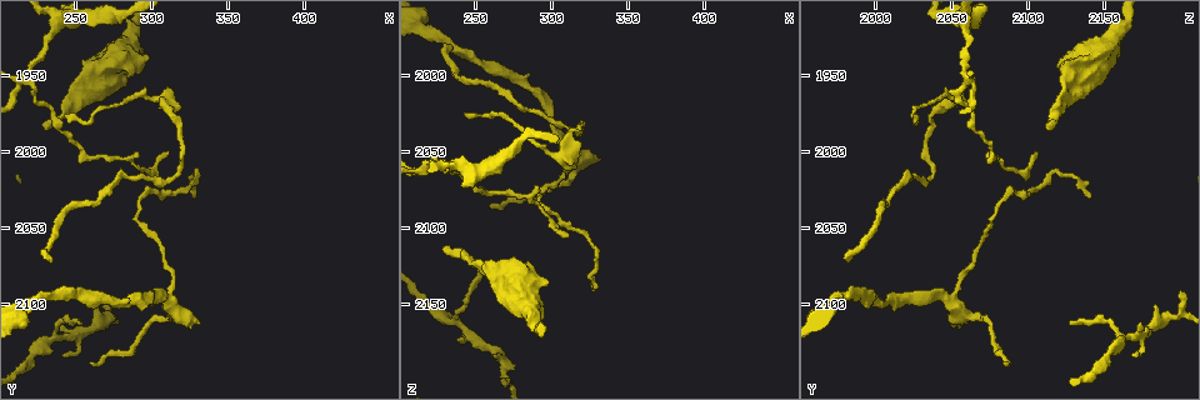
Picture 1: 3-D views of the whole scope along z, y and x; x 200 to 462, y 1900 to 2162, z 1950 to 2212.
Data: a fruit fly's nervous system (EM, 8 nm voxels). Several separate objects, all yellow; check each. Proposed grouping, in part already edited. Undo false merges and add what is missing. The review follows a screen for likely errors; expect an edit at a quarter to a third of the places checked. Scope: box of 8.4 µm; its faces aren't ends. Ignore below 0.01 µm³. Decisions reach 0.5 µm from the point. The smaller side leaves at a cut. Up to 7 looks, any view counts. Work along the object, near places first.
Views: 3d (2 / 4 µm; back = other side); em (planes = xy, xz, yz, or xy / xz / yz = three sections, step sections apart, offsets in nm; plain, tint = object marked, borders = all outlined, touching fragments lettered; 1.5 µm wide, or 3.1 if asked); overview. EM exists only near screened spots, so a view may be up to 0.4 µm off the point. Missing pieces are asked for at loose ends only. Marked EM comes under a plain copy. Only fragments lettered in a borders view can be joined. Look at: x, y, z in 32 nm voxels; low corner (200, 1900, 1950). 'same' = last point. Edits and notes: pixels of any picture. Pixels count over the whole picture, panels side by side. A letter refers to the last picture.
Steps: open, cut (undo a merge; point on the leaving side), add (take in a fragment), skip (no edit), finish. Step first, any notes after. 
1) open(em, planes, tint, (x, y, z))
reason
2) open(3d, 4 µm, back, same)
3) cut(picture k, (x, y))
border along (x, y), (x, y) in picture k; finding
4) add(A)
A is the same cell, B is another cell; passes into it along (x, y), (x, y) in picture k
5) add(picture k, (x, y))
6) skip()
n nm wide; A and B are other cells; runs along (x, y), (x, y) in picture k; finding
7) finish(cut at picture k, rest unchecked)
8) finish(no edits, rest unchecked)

open(3d, 4 µm, (230, 2070, 1980))
branch stops here

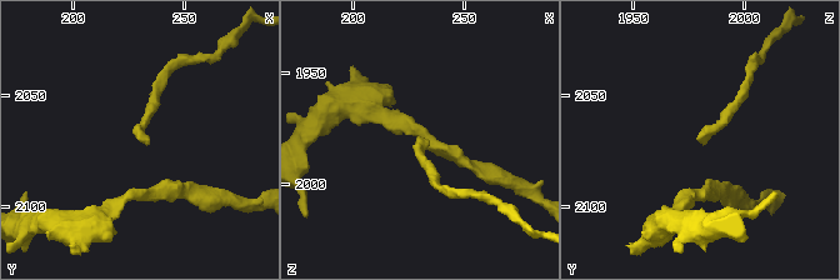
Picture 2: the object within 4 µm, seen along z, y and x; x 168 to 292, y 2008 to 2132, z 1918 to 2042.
open(em, yz, step 4, borders, (229, 2069, 1979))
need the tissue

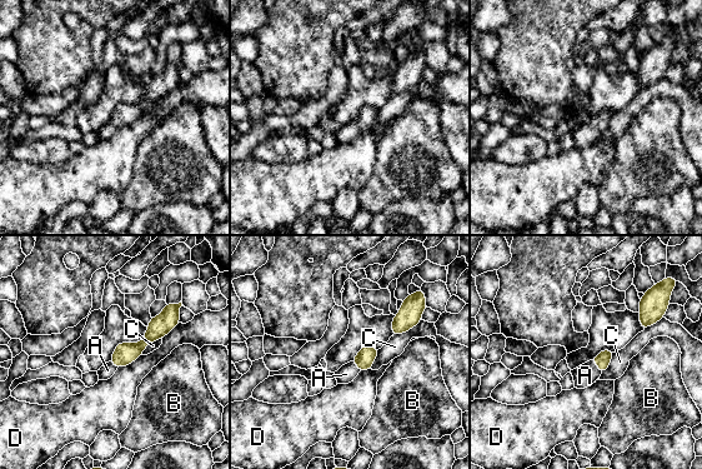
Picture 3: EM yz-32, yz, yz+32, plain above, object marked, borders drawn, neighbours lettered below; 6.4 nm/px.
open(em, xz, step 4, borders, same)

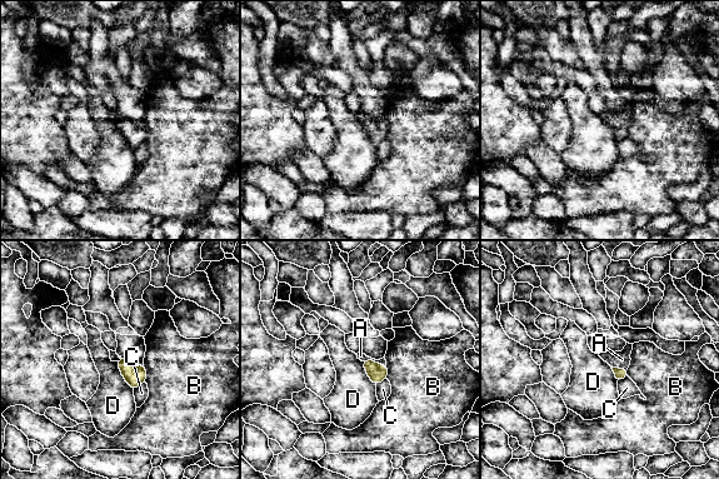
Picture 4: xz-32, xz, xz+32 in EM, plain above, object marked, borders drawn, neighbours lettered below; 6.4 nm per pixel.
add(A)
D touches over 220 nm; A is the same cell, B, C and D are other cells; passes into it along (377, 373), (373, 360), (360, 355) in picture 4; it goes on there

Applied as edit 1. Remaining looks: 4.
open(overview)

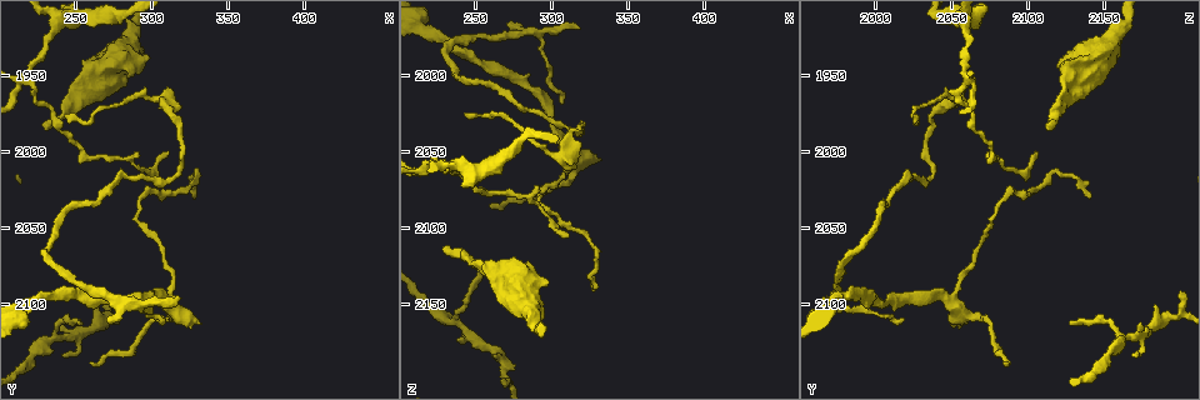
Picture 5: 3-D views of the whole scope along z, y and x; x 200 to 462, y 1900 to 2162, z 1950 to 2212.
open(3d, 4 µm, back, (316, 2096, 1970))
an open end

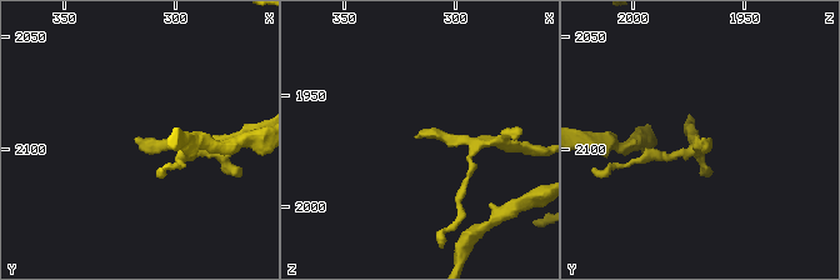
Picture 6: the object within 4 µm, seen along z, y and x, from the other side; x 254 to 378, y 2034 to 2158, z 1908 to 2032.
open(em, yz, step 4, borders, (317, 2095, 1968))
shape alone is not enough

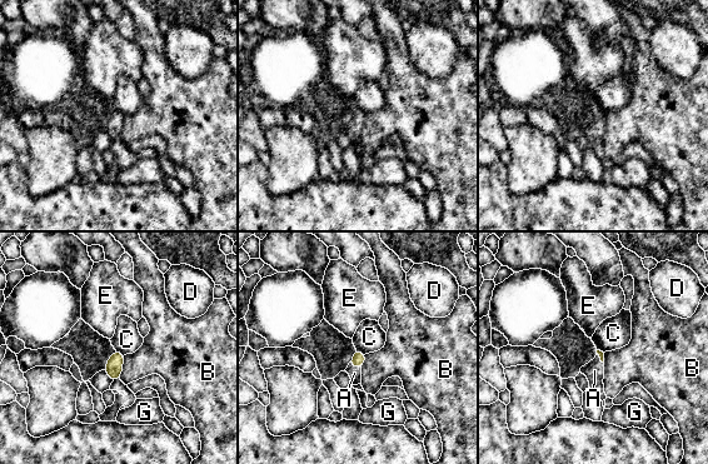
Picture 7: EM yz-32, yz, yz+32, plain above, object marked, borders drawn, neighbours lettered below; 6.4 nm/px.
add(A)
A is the same cell, B, C, D, E and G are other cells; passes into it along (359, 358), (355, 367), (354, 373) in picture 7; the neuron continues

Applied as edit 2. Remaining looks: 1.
open(em, planes, borders, (232, 1982, 2110))

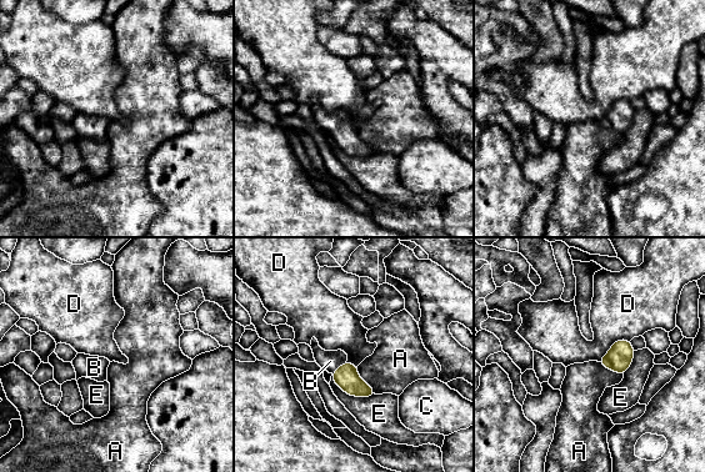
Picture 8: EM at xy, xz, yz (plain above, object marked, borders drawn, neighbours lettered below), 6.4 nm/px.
add(B)
160 nm wide; B is the same cell, A, C, D and E are other cells; passes into it along (346, 377), (339, 368), (330, 361) in picture 8; it goes on there

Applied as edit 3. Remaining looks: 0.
finish(add at picture 4, add at picture 7, add at picture 8, rest unchecked)

